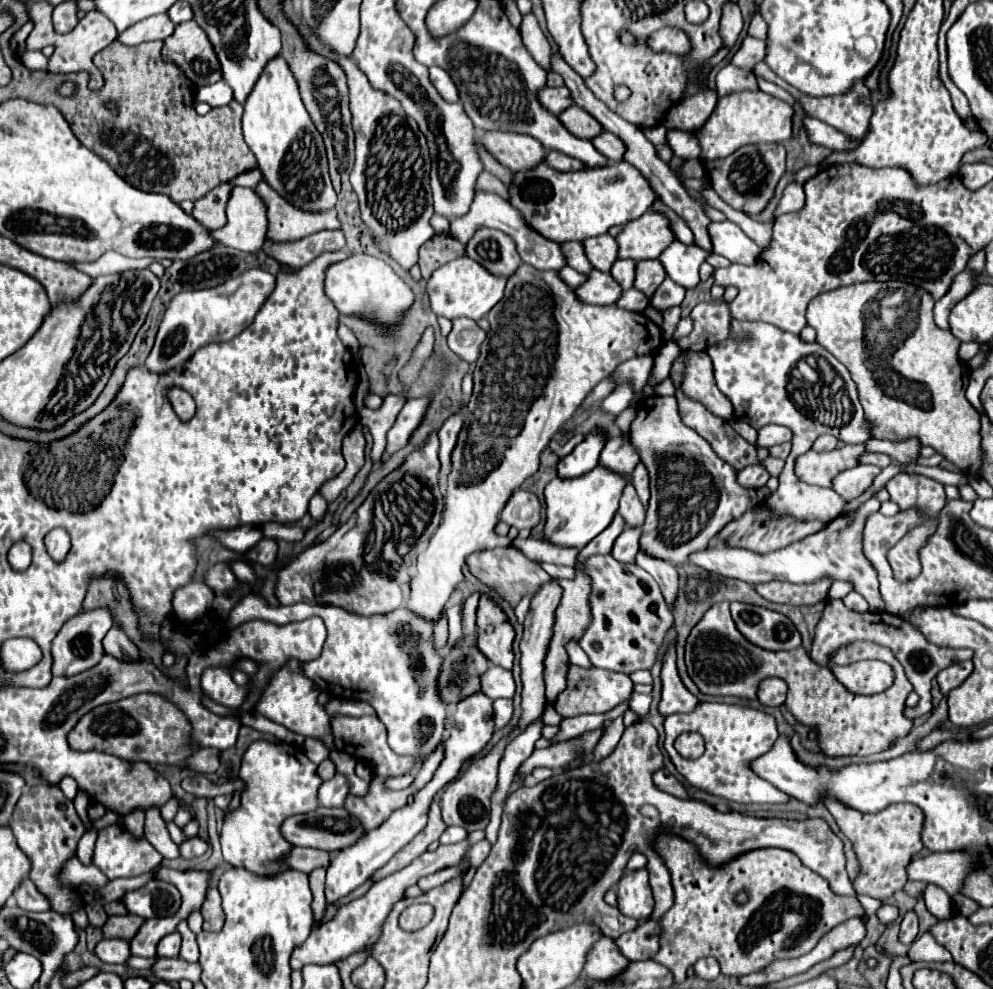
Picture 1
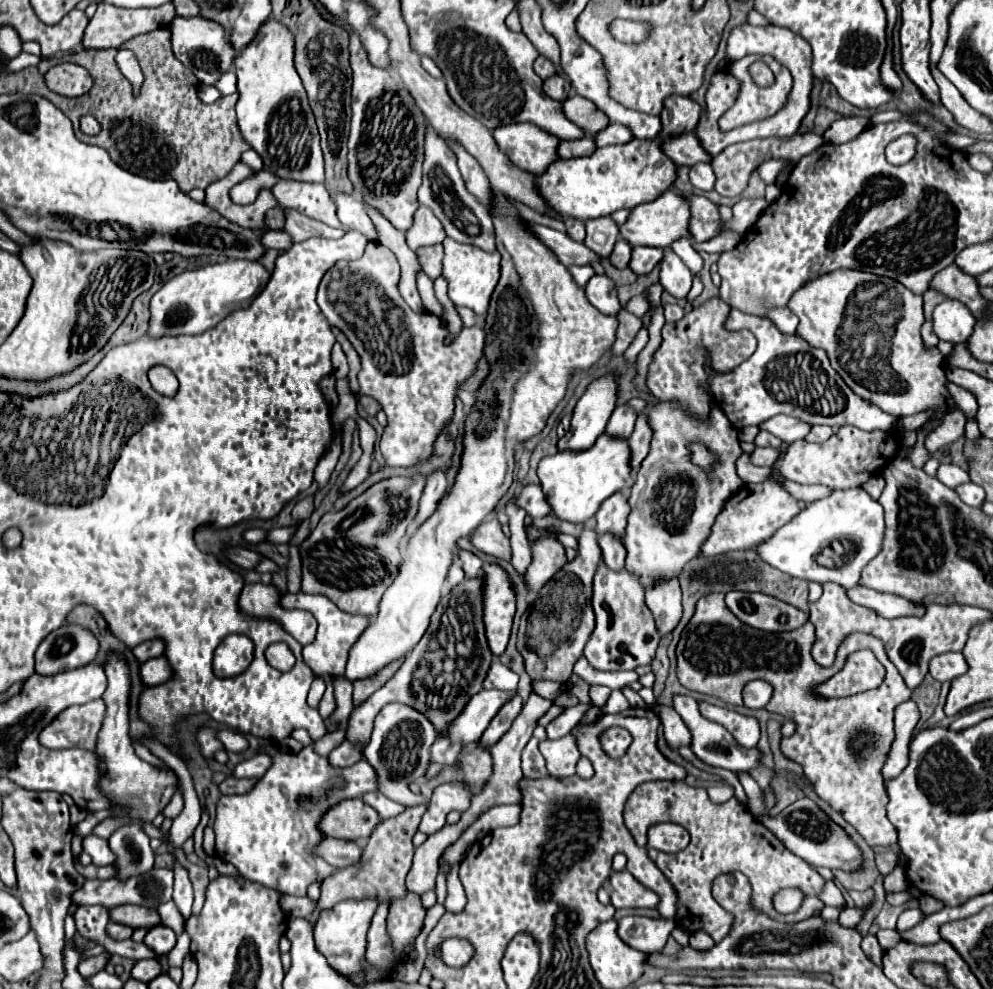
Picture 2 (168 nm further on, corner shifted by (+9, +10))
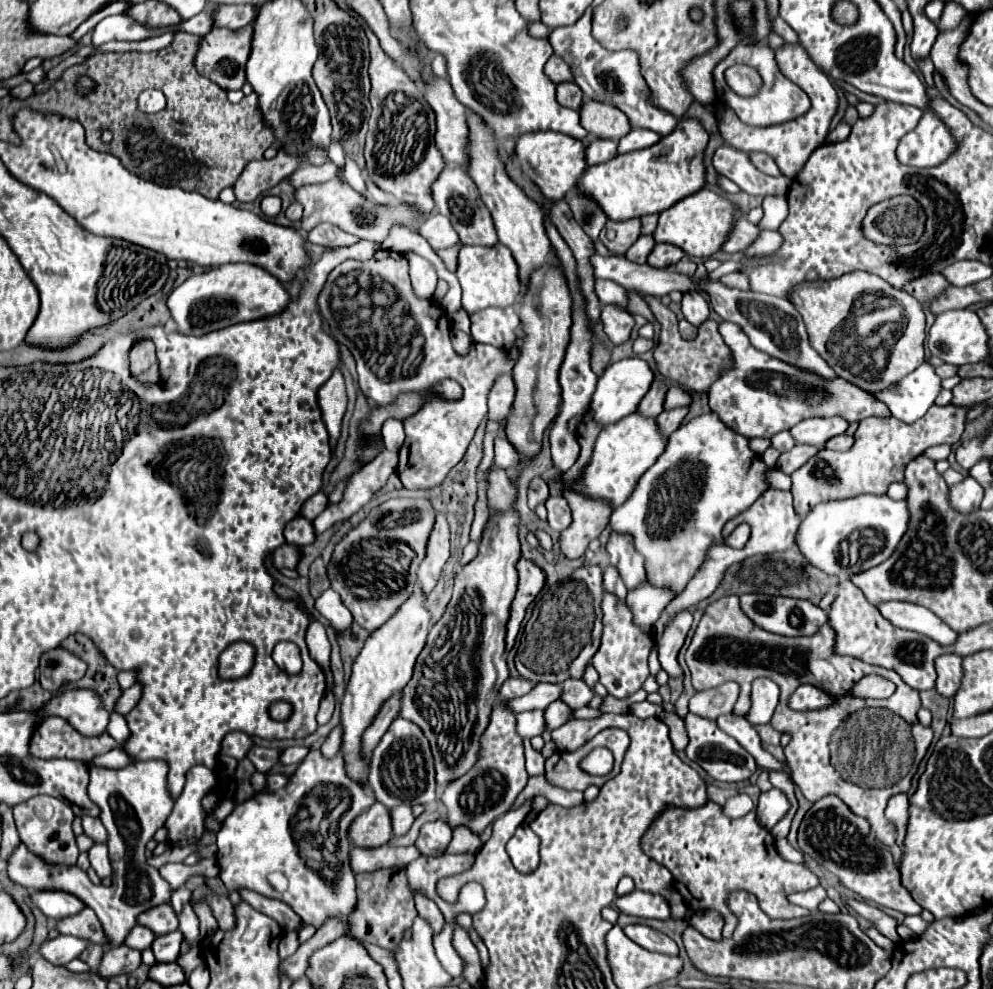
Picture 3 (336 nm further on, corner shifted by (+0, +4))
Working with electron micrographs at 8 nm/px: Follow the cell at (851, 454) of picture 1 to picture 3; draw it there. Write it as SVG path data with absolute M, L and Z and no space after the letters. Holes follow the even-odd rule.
M933 405L919 421L907 425L893 417L867 417L859 423L855 431L855 445L845 451L829 451L821 449L817 457L809 459L805 467L799 467L791 473L793 485L793 507L799 517L805 517L817 503L833 501L833 499L849 499L861 493L887 493L887 487L895 481L903 481L905 467L911 459L921 455L925 449L941 443L957 443L963 429L967 411L973 405L959 407L959 405Z

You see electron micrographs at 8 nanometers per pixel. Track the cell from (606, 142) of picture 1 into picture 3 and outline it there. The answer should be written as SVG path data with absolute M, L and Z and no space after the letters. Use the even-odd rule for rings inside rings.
M633 129L631 133L627 133L619 141L619 153L629 153L629 151L645 149L645 147L655 145L657 141L661 141L661 135L657 135L655 131L649 131L649 129Z

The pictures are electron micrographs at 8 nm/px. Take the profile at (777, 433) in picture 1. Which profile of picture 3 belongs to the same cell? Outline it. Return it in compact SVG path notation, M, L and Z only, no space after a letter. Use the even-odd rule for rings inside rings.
M811 417L805 419L801 423L797 423L797 427L791 429L791 435L795 437L797 443L805 443L805 445L817 445L817 443L827 443L831 437L845 433L845 429L849 427L849 423L843 417Z

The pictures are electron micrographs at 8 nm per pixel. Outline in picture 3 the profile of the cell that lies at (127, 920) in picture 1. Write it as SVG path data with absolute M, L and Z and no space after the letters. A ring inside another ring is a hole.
M169 903L157 905L157 907L141 913L137 919L139 919L139 925L149 927L151 931L155 931L155 935L165 935L165 933L177 931L177 927L179 927L179 919Z

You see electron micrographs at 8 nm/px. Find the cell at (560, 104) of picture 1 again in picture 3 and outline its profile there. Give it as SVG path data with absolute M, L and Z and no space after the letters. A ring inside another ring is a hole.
M559 83L557 85L557 101L559 101L559 105L577 111L583 103L583 91L575 83Z

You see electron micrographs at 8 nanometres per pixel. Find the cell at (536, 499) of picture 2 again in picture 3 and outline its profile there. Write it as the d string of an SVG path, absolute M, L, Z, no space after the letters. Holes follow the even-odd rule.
M549 497L547 499L547 511L549 511L549 525L553 531L565 531L571 525L571 509L563 497Z

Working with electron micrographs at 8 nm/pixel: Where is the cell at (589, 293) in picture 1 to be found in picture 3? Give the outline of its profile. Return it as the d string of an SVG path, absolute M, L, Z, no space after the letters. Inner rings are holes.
M603 307L601 321L603 321L603 331L607 333L613 345L625 343L635 327L633 317L627 311L617 311L617 307Z

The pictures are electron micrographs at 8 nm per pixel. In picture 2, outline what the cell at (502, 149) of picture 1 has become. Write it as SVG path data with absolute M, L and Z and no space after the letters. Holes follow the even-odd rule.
M512 123L496 127L492 137L498 149L510 157L520 169L530 173L542 173L552 161L556 161L556 145L560 143L550 133L536 129L532 123Z

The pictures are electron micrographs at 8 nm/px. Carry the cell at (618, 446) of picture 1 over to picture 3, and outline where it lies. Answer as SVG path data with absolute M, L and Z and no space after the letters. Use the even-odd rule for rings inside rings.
M657 379L653 381L649 393L643 397L643 401L639 403L637 411L645 417L657 417L663 411L663 403L665 403L665 395L667 395L667 385Z

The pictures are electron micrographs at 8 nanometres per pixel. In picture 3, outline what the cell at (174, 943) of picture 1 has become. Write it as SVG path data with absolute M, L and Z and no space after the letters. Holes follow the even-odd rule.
M173 931L173 933L167 933L167 935L155 937L153 947L151 947L153 953L155 953L155 959L161 961L161 963L175 961L179 957L181 941L183 941L183 933L181 931Z

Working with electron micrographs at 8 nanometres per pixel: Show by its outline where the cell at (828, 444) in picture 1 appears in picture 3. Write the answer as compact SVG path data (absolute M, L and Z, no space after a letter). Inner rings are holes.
M837 435L837 437L833 437L833 439L829 439L827 443L825 443L825 447L827 449L833 449L833 451L849 451L849 447L853 447L853 443L855 443L855 439L853 439L853 435Z

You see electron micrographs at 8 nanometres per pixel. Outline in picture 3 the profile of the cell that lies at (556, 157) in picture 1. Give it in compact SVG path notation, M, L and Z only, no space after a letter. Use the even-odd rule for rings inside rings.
M609 139L591 141L587 147L587 165L599 165L617 155L617 143Z

